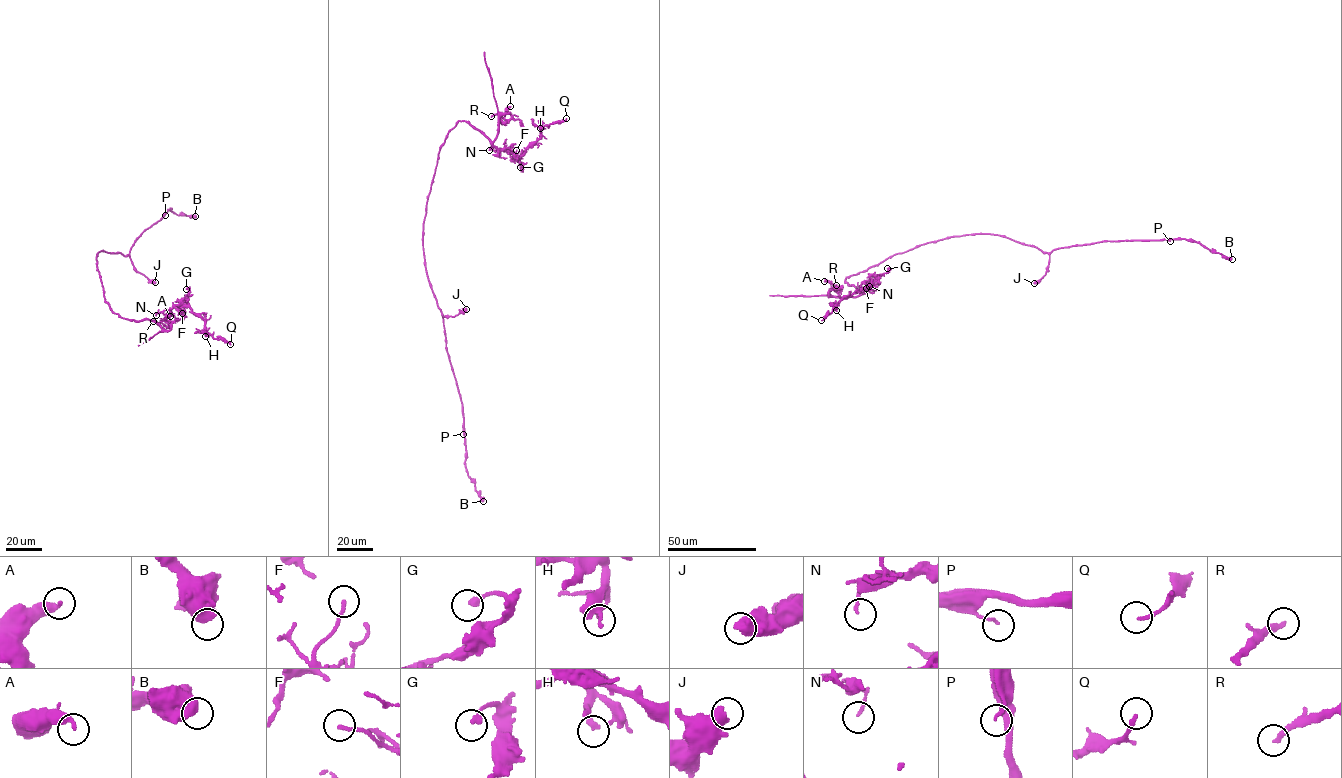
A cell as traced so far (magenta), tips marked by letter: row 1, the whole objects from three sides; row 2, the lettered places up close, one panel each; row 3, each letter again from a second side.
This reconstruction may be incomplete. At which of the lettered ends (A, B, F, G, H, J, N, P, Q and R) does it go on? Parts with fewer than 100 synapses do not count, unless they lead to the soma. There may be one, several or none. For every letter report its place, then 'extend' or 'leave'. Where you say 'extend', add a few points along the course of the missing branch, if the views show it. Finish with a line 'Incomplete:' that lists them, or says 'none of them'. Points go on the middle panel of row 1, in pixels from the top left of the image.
A: at (510, 106); leave
B: at (483, 501); leave
F: at (516, 150); leave
G: at (520, 167); leave
H: at (540, 128); leave
J: at (466, 309); leave
N: at (489, 150); leave
P: at (463, 434); leave
Q: at (566, 118); leave
R: at (491, 116); leave
Incomplete: none of them

